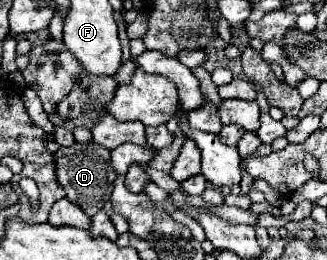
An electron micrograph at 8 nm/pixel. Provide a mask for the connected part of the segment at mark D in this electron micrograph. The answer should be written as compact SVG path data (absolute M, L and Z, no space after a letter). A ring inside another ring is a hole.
M76 142L70 148L60 148L56 152L56 172L58 172L60 186L64 186L66 198L76 206L80 206L88 216L94 216L96 212L100 212L104 202L110 200L112 186L116 180L116 172L110 162L110 150L94 142L88 142L88 144Z

